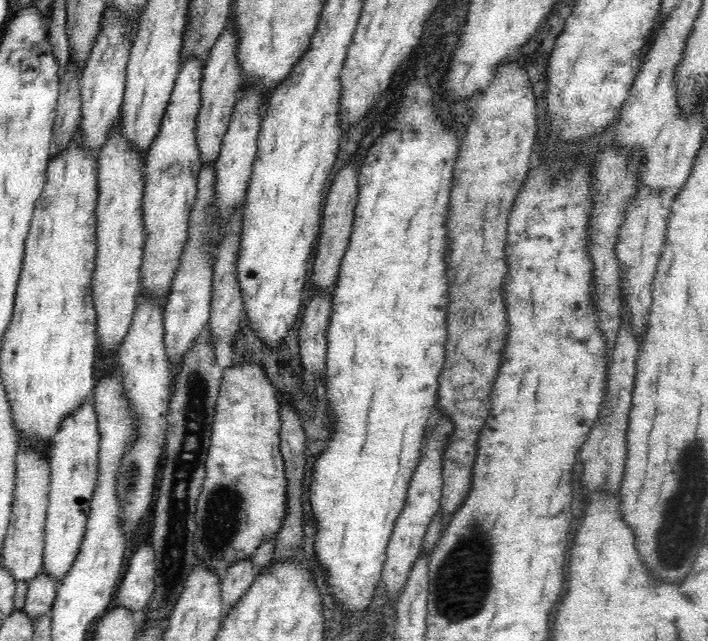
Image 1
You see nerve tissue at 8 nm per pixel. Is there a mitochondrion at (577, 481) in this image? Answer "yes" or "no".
no

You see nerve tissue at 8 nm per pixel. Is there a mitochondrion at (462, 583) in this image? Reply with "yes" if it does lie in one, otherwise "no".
yes

